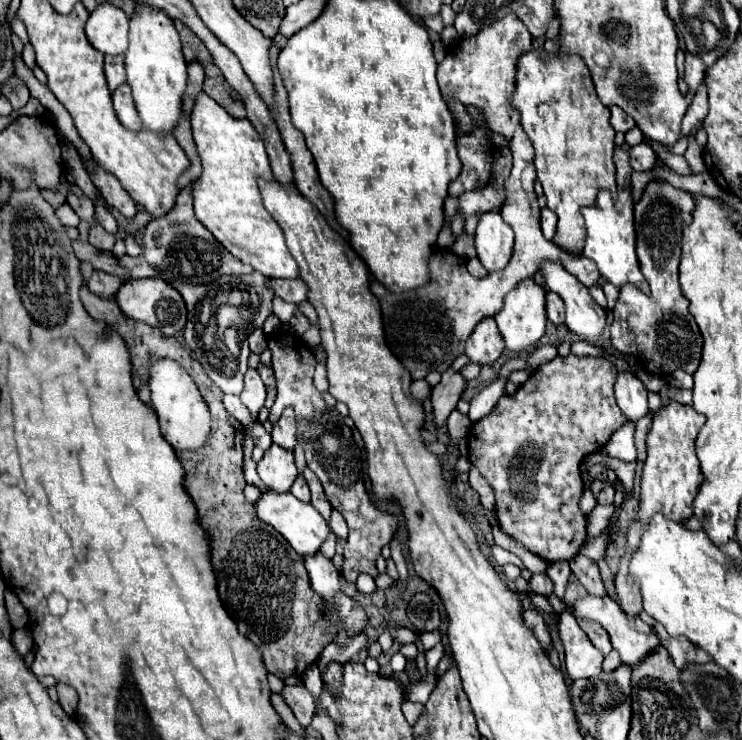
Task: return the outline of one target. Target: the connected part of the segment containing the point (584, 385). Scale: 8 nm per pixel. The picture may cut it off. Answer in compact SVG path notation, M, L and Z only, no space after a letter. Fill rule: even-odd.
M556 356L552 362L536 368L512 396L502 396L494 410L470 428L468 460L494 490L496 518L502 532L546 562L572 560L586 540L586 516L578 508L584 492L580 464L588 454L602 450L610 436L626 422L614 398L616 376L618 370L604 358Z

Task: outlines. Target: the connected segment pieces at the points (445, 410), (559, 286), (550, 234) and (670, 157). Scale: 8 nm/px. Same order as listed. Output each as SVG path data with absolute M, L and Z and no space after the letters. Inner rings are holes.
M446 370L442 374L442 380L438 386L432 388L432 412L434 412L434 426L442 426L450 412L456 408L462 392L466 388L466 380L452 370Z
M542 264L546 288L556 292L566 304L566 326L582 340L596 342L606 328L606 310L596 304L588 288L582 286L562 264Z
M542 208L542 232L544 232L544 236L546 236L546 240L554 240L554 236L556 236L556 222L558 222L558 218L556 218L556 214L550 210L550 208Z
M646 140L646 142L648 142L648 144L652 147L652 149L660 158L660 160L670 169L684 176L691 174L691 170L683 155L677 156L669 153L666 147L662 146L658 142L652 140Z

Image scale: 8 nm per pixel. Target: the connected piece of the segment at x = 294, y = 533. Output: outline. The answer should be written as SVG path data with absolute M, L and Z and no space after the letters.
M264 492L260 496L260 500L256 502L256 514L260 520L264 520L266 524L270 524L276 532L280 532L288 544L300 554L300 556L312 556L320 550L320 546L328 540L330 536L330 528L328 522L318 514L318 510L312 504L304 504L300 502L296 496L292 496L290 492L286 494L278 494L278 492Z

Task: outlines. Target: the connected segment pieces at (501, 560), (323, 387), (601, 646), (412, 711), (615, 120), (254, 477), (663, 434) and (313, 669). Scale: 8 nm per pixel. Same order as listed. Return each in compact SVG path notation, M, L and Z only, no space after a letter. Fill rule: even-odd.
M492 546L490 548L492 550L492 560L498 564L498 566L502 566L502 564L516 564L518 568L524 568L524 564L520 562L520 558L516 558L514 554L510 554L510 552L506 552L504 548L500 548L500 546Z
M318 364L318 366L316 366L314 386L316 386L318 392L322 392L322 394L328 392L328 380L326 380L326 366L324 366L324 364Z
M578 620L578 624L580 624L580 628L586 632L586 636L590 638L590 642L592 642L604 656L608 656L608 652L612 650L612 644L610 644L610 640L608 640L606 630L604 630L602 626L594 624L594 622L582 622L582 620Z
M407 700L402 704L402 712L408 718L408 724L414 724L422 710L424 710L424 704L407 704Z
M610 106L610 112L612 112L612 118L610 118L610 124L614 126L614 130L618 130L618 132L628 132L630 128L634 128L634 120L626 114L626 112L622 112L618 106Z
M253 460L244 462L243 471L244 471L245 480L247 484L254 484L258 486L262 492L266 491L267 487L258 476L256 468L257 468L257 464Z
M668 400L666 406L652 412L652 426L648 432L648 458L642 472L642 500L640 518L648 520L652 514L662 512L674 522L682 522L692 516L692 500L702 484L700 462L694 452L694 440L704 424L704 416L692 406L684 406L676 400Z
M318 664L308 666L308 670L306 670L306 672L304 672L304 676L302 676L302 682L304 682L304 686L308 688L308 692L318 700L318 698L320 698L322 688L324 688L322 678L320 678L320 670L318 670Z

